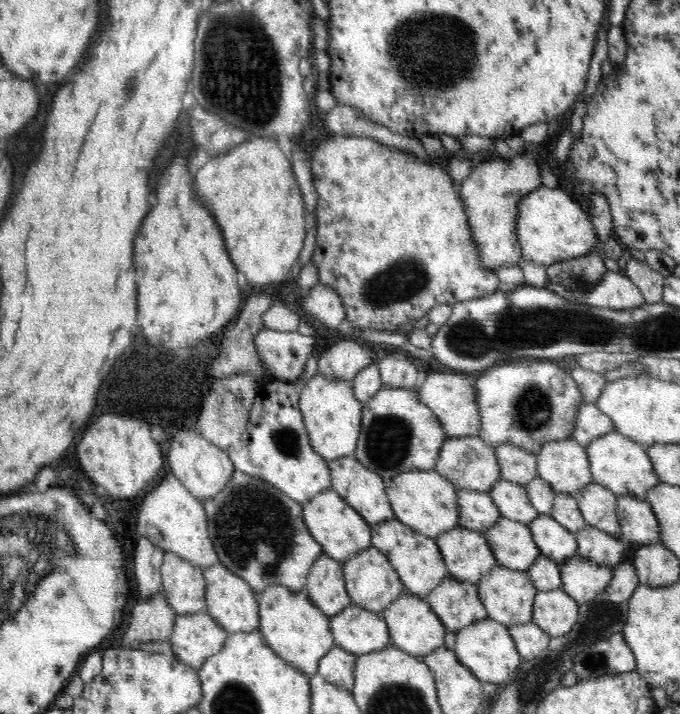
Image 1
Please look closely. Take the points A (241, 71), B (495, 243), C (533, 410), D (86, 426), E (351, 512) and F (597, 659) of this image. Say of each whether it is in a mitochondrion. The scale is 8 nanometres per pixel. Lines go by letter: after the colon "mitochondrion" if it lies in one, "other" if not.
A: mitochondrion
B: other
C: mitochondrion
D: other
E: other
F: mitochondrion

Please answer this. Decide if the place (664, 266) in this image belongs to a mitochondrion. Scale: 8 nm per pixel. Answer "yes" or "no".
no

